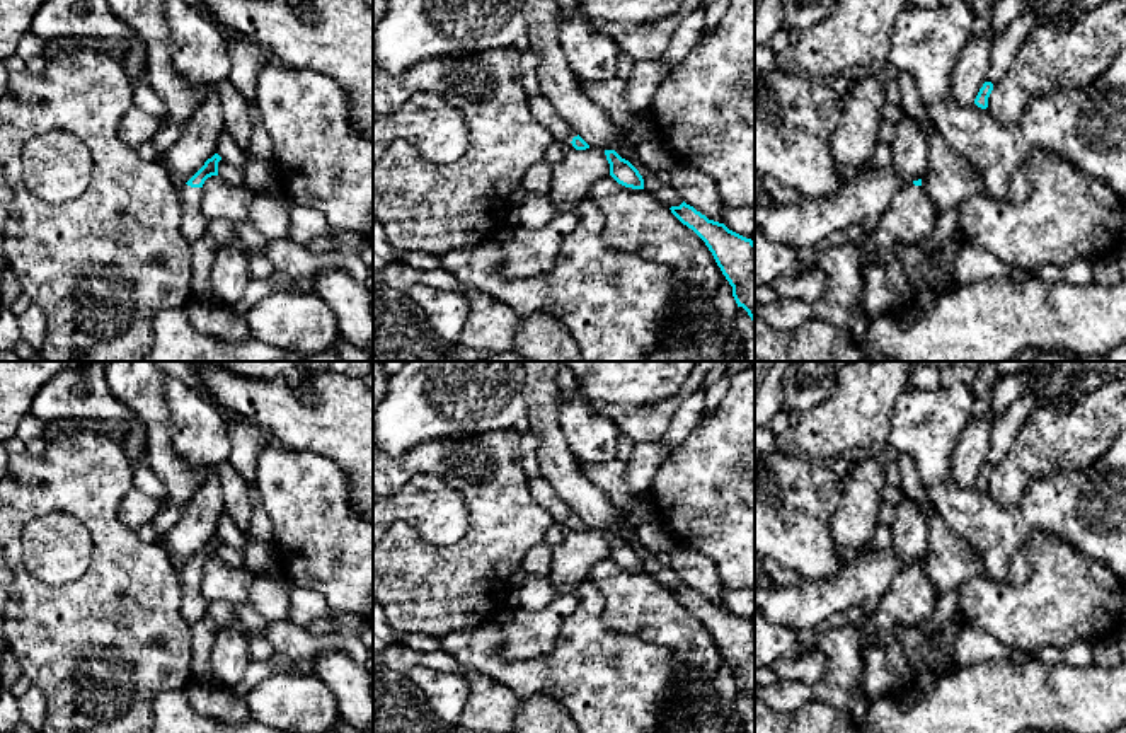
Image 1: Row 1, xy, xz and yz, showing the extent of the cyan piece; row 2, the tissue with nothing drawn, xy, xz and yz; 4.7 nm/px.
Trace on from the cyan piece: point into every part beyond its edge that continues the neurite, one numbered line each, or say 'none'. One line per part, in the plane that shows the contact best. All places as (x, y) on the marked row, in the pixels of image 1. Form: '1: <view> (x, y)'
1: xy (193, 222)

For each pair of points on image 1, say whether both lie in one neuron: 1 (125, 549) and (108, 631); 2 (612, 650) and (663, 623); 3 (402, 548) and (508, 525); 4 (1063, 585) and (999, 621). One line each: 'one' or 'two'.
1: one
2: two
3: one
4: one

